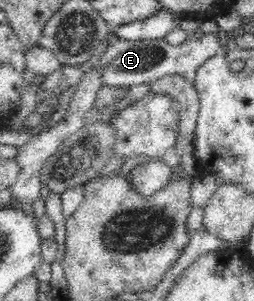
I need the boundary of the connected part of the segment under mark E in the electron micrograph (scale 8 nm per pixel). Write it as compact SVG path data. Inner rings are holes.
M204 33L199 39L188 37L179 45L172 45L166 39L124 40L118 38L106 52L91 63L100 67L102 86L126 88L142 83L153 83L168 75L180 75L192 81L199 66L206 59L220 51L218 33Z

